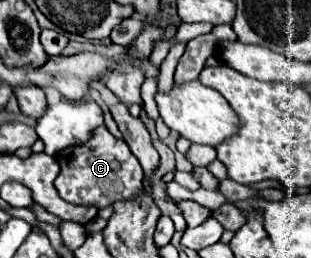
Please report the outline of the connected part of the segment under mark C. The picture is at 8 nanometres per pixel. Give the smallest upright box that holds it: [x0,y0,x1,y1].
[54,127,144,209]

